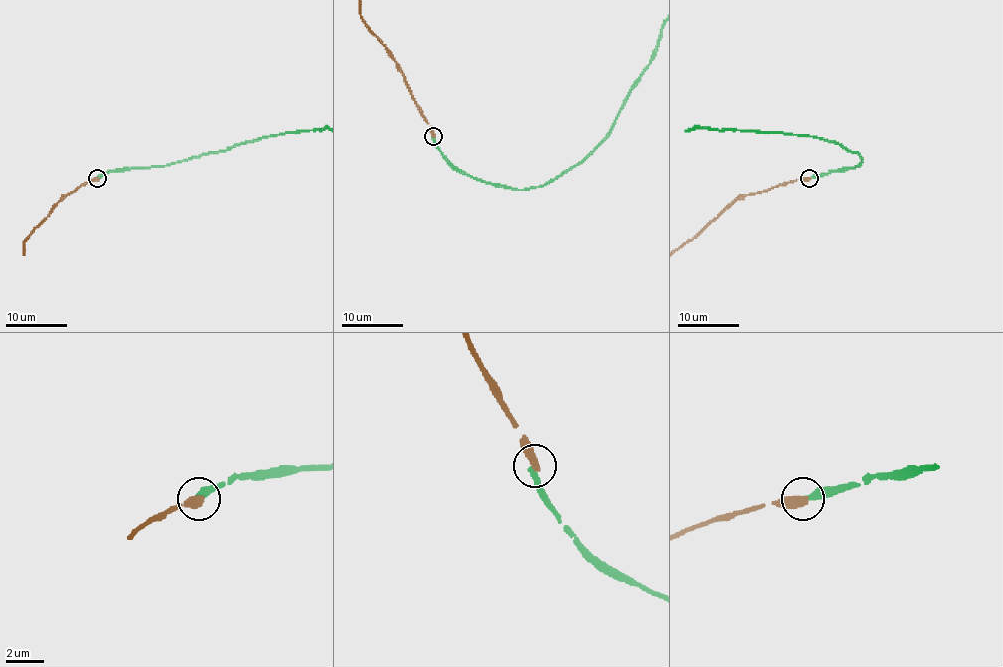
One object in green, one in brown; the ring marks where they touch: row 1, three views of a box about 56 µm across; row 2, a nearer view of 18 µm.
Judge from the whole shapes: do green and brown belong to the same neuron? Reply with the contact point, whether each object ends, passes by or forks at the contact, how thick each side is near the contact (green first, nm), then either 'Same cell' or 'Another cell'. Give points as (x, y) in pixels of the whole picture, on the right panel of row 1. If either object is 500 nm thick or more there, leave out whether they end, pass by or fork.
Place: (809, 178). At the ring green ends. At the ring brown ends. Thickness 320 nm (green) against 480 nm. Another cell

